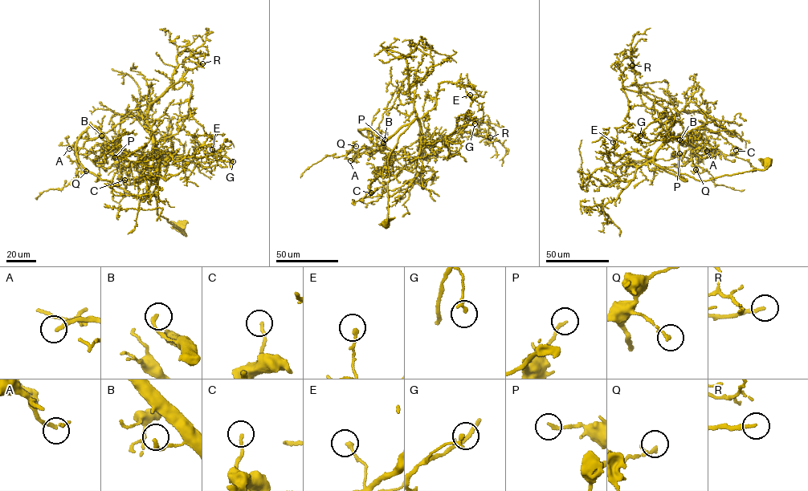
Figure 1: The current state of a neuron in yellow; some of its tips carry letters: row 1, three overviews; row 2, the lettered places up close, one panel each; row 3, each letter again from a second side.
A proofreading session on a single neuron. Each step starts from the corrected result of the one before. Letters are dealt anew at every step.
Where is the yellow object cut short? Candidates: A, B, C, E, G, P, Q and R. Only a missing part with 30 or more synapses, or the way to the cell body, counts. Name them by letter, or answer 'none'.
A, R

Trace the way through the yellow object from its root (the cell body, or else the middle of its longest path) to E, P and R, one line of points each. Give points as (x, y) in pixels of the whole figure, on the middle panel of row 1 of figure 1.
E: (385, 224), (388, 159), (399, 135), (410, 122), (422, 118), (436, 105), (442, 82), (463, 87), (470, 95)
P: (385, 224), (389, 156), (410, 122), (416, 119), (421, 125), (416, 160), (381, 152), (377, 146), (385, 139)
R: (385, 224), (388, 159), (410, 122), (420, 123), (421, 146), (473, 119), (487, 123), (490, 137)

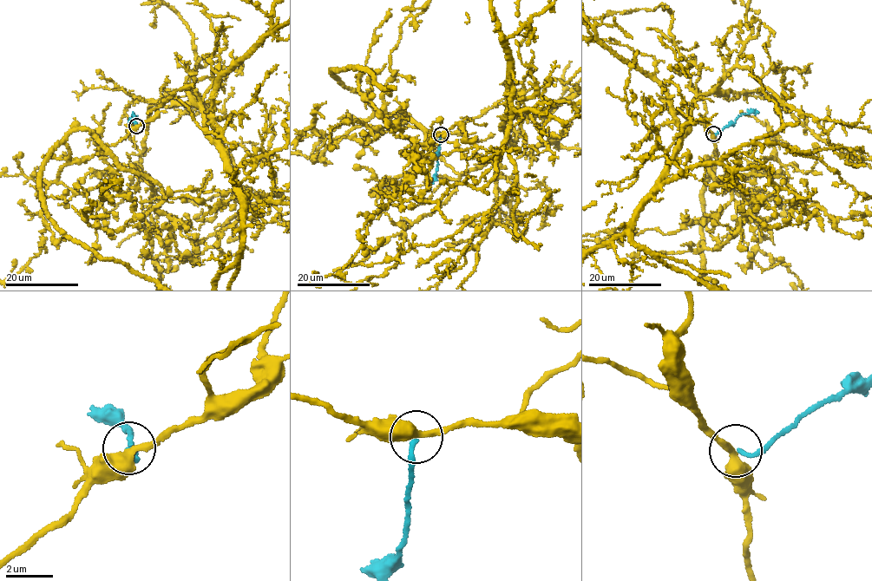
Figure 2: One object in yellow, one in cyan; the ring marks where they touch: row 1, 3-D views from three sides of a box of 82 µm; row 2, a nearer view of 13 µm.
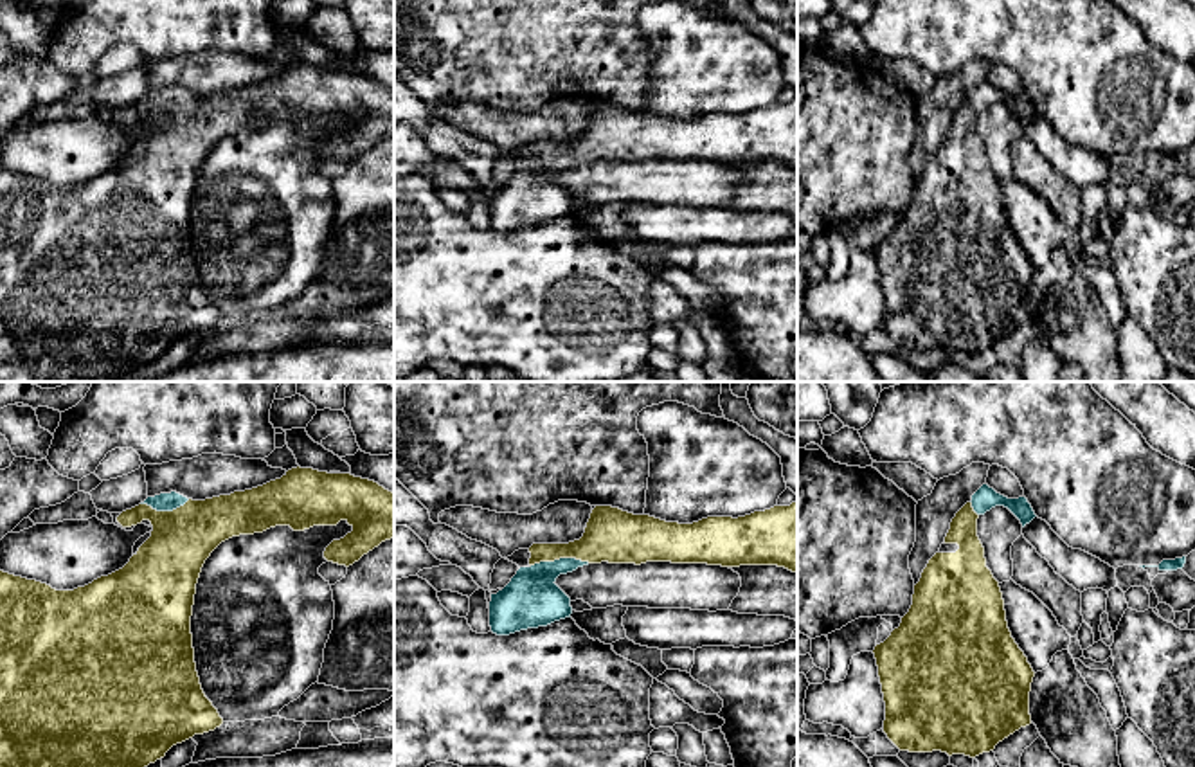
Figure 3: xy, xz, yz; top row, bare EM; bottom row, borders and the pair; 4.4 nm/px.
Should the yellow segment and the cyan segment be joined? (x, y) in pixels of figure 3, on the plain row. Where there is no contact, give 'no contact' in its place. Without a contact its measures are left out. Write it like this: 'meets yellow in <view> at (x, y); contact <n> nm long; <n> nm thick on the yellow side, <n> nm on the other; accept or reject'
meets yellow in xz at (560, 153); contact 260 nm long; 240 nm thick on the yellow side, 240 nm on the other; accept

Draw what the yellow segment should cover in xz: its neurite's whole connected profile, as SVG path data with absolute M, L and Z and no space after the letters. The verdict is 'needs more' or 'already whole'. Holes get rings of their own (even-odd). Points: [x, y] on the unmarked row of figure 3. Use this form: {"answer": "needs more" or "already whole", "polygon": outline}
{"answer": "needs more", "polygon": "M797 97L745 113L707 113L693 121L666 119L650 112L633 112L612 103L596 103L580 137L569 140L533 140L527 164L491 191L490 223L497 232L547 223L571 214L571 194L554 180L560 171L589 160L707 160L722 164L777 162L797 169Z"}

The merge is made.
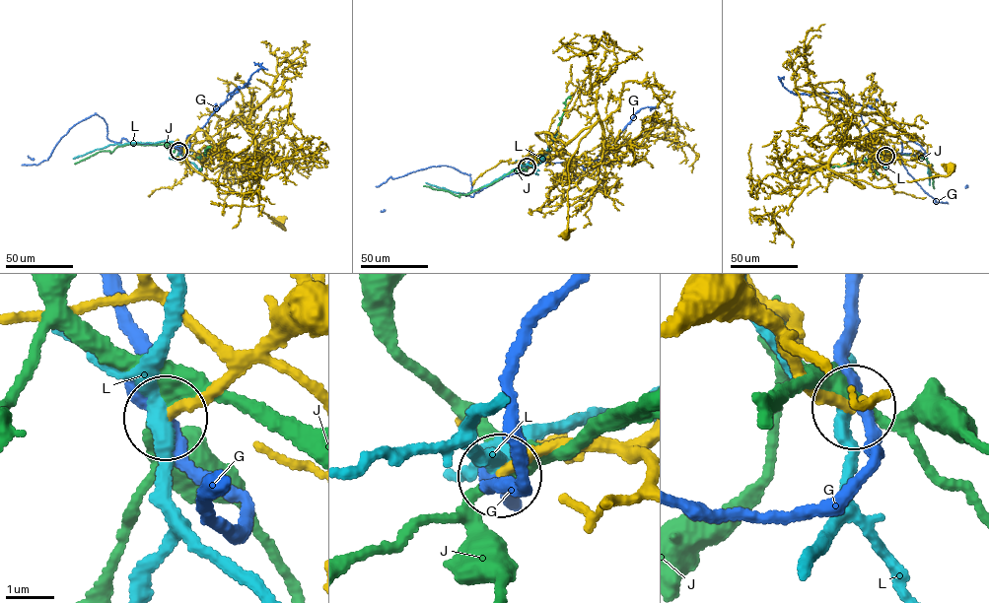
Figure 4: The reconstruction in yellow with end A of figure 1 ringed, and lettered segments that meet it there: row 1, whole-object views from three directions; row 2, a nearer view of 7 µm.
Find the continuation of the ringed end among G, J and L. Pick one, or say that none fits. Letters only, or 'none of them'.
none of them

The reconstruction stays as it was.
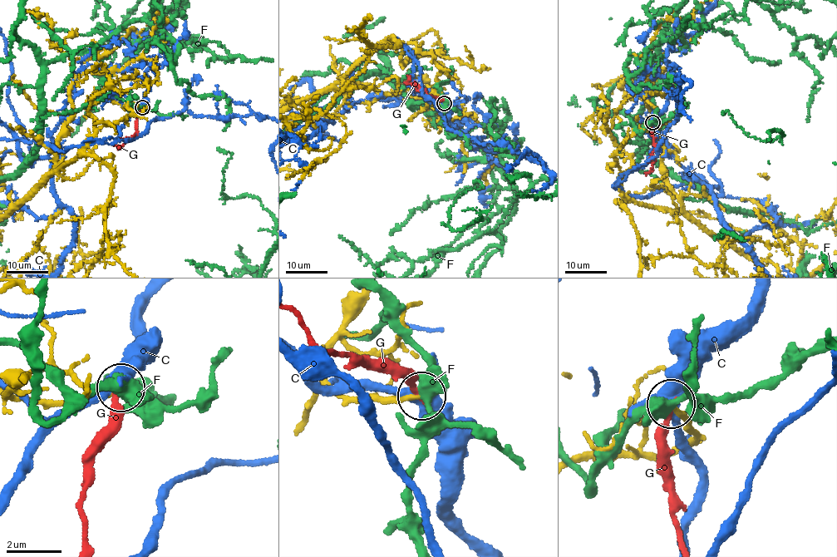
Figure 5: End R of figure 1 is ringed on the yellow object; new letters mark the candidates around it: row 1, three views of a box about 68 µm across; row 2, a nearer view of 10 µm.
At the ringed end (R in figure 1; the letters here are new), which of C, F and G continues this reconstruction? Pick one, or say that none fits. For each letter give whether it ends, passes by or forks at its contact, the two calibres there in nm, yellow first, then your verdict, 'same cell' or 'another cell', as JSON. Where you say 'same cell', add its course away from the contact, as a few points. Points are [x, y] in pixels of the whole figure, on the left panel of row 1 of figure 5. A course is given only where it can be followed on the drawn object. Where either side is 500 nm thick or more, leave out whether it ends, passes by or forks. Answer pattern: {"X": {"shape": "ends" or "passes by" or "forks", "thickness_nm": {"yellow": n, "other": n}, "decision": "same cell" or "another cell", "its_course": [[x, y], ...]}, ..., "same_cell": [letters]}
{"C": {"shape": "passes by", "thickness_nm": {"yellow": 280, "other": 360}, "decision": "another cell"}, "F": {"shape": "forks", "thickness_nm": {"yellow": 200, "other": 360}, "decision": "another cell"}, "G": {"shape": "ends", "thickness_nm": {"yellow": 200, "other": 240}, "decision": "another cell"}, "same_cell": []}

